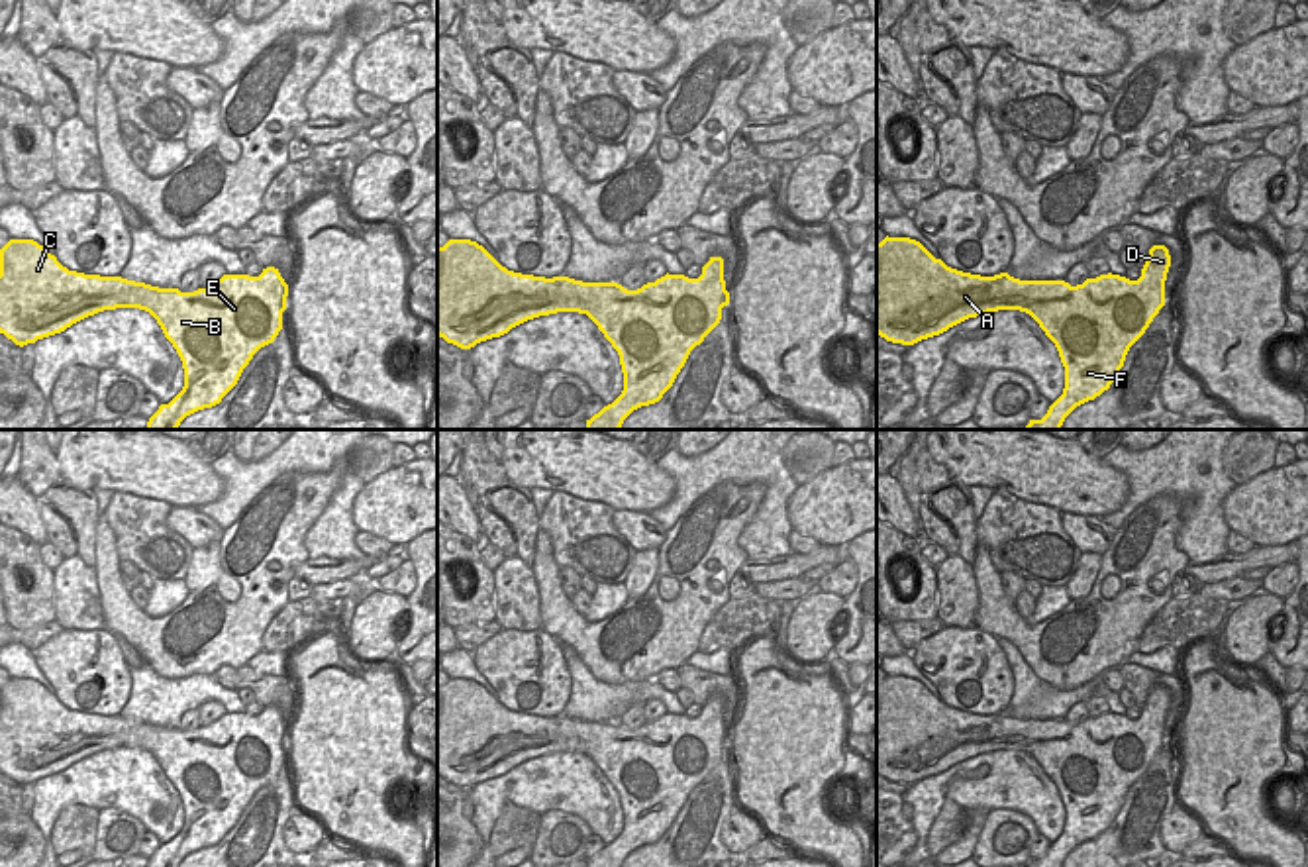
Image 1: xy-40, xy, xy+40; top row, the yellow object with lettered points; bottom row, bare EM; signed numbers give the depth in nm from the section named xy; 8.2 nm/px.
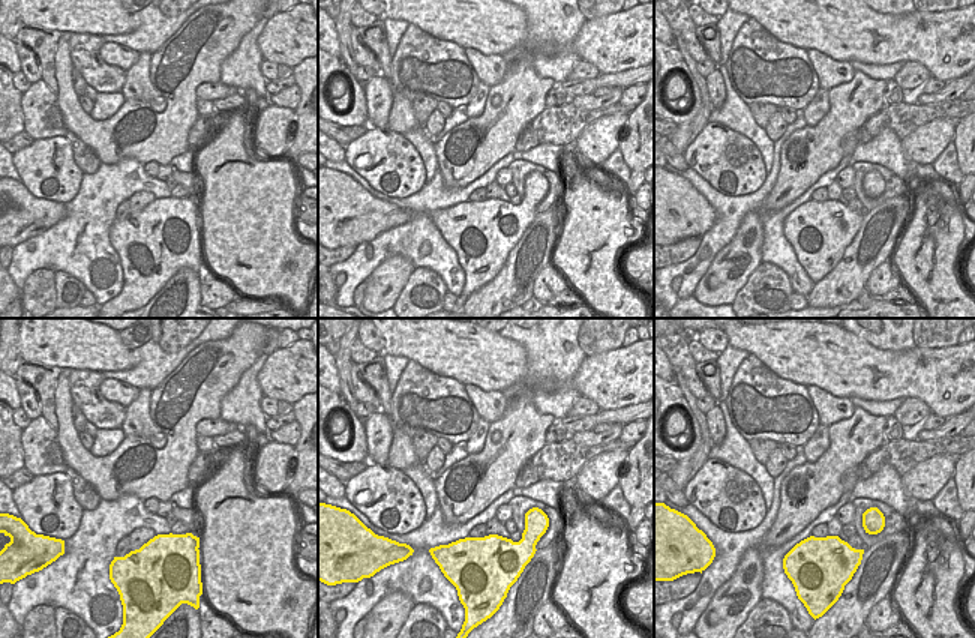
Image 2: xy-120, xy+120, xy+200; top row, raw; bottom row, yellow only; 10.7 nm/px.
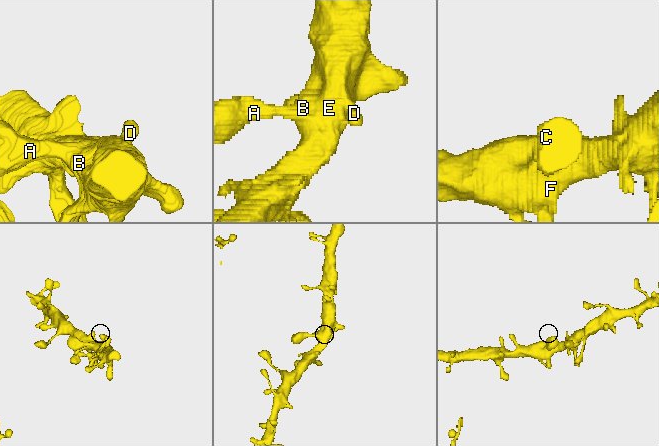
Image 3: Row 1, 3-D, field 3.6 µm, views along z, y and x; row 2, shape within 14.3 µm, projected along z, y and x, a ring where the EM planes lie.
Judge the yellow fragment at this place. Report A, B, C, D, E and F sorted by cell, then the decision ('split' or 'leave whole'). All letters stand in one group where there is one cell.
A B C D E F; leave whole

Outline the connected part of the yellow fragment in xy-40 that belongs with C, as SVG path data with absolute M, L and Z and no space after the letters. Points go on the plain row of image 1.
M10 679L0 688L0 773L20 787L104 749L139 747L157 759L182 800L184 826L169 843L159 845L147 867L178 867L186 855L220 843L253 794L282 769L286 736L288 724L275 706L263 708L259 716L224 714L206 728L180 732L122 716L69 710L33 679Z

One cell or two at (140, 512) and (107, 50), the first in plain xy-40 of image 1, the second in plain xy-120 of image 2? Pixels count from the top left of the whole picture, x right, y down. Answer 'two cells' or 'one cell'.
two cells

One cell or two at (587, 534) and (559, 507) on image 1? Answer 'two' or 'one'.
one

